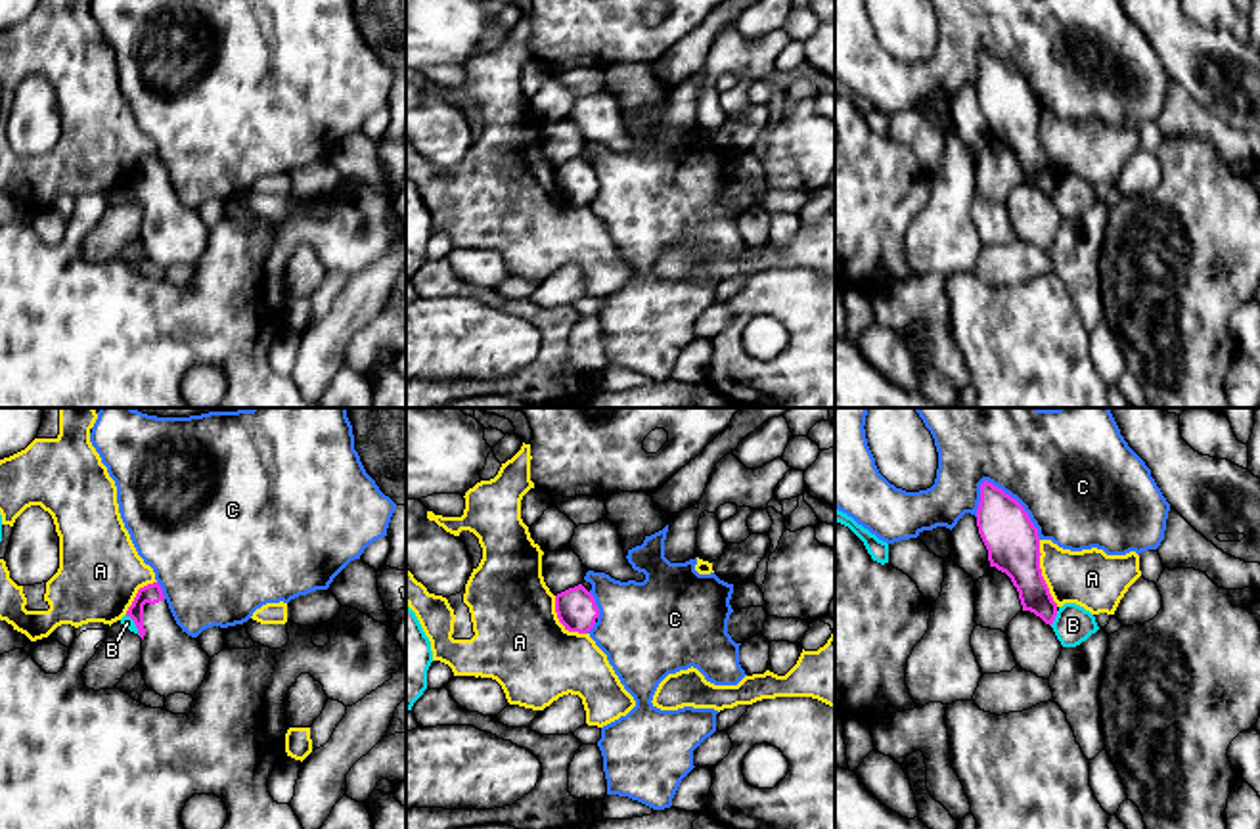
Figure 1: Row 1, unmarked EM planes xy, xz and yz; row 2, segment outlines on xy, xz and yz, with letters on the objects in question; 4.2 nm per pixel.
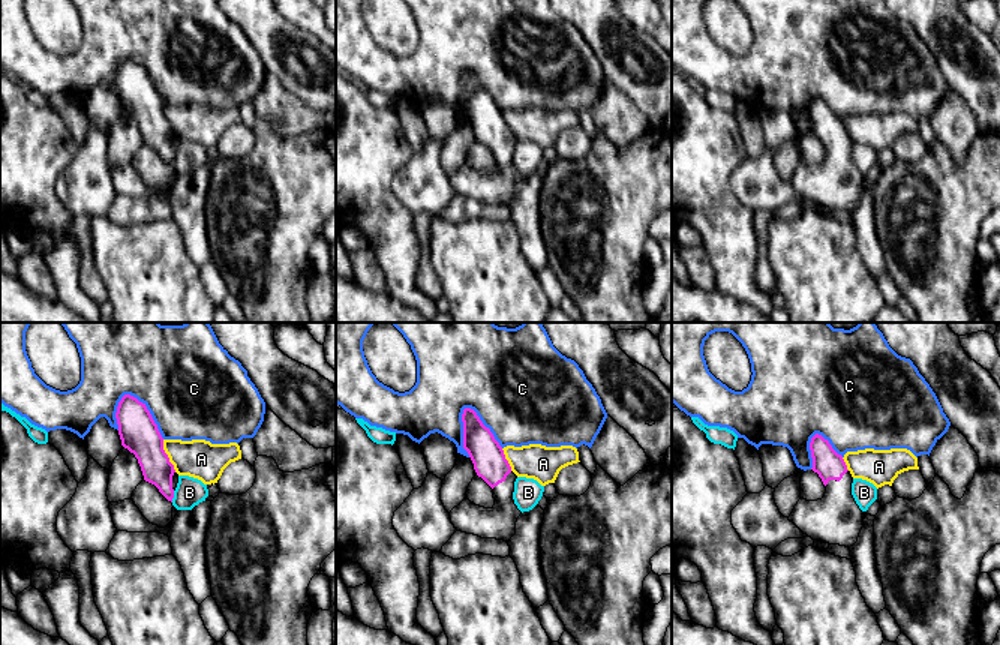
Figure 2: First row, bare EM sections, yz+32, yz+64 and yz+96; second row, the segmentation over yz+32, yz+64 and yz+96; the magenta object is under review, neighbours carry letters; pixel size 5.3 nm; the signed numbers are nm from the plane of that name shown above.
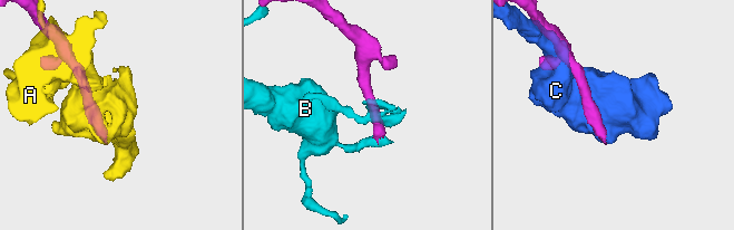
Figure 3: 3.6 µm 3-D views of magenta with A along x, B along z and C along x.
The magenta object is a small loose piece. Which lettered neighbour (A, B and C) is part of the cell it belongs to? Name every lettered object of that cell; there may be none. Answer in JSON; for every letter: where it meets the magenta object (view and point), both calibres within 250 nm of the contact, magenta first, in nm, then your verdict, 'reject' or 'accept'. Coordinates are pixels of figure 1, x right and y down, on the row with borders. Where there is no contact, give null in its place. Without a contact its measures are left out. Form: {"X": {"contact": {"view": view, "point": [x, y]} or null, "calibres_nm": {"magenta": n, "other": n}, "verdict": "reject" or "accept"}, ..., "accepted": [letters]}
{"A": {"contact": {"view": "yz", "point": [1040, 573]}, "calibres_nm": {"magenta": 220, "other": 240}, "verdict": "reject"}, "B": {"contact": {"view": "yz", "point": [1054, 619]}, "calibres_nm": {"magenta": 140, "other": 160}, "verdict": "reject"}, "C": {"contact": {"view": "yz", "point": [1017, 502]}, "calibres_nm": {"magenta": 220, "other": 480}, "verdict": "reject"}, "accepted": []}

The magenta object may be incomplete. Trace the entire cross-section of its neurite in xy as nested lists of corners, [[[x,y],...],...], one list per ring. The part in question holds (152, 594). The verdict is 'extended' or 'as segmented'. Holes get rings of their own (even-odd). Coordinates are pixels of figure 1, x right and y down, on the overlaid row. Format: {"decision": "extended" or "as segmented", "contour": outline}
{"decision": "extended", "contour": [[[159,582],[138,590],[126,611],[142,638],[142,672],[147,689],[161,697],[195,695],[203,683],[211,657],[197,638],[188,636],[174,620]]]}

